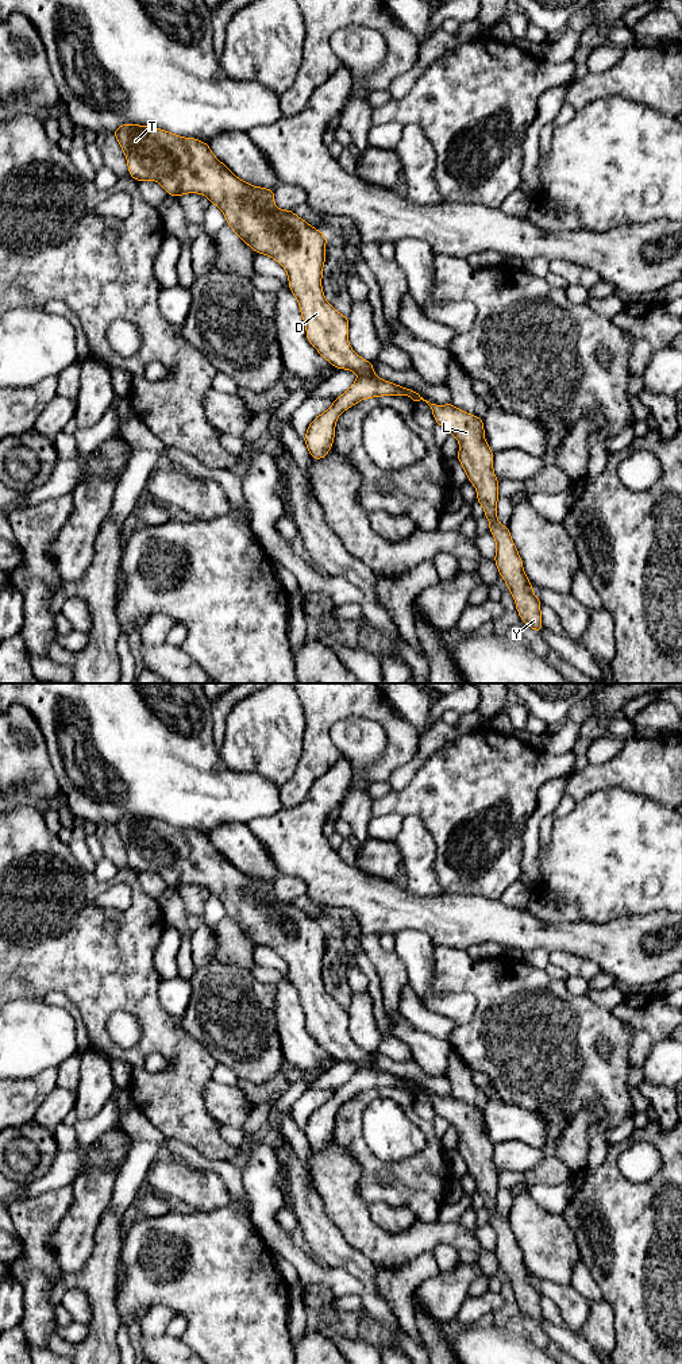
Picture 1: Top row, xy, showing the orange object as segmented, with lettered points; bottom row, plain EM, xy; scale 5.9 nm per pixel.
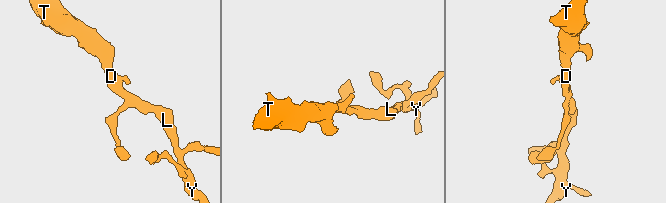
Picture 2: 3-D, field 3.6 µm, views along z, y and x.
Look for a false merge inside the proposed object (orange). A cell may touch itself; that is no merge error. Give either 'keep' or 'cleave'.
keep

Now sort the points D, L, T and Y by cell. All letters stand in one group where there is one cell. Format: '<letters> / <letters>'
D L T Y

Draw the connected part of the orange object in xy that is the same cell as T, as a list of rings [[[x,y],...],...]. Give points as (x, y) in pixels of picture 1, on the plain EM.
[[[122,816],[112,825],[126,845],[128,864],[132,870],[139,874],[143,871],[158,872],[167,886],[174,889],[185,885],[207,887],[212,897],[217,897],[223,902],[227,916],[247,937],[254,940],[257,945],[266,945],[276,951],[288,964],[289,980],[298,993],[309,1034],[332,1057],[355,1063],[359,1067],[347,1083],[335,1090],[330,1101],[309,1116],[304,1133],[312,1149],[323,1151],[328,1145],[334,1134],[338,1107],[361,1091],[378,1087],[408,1086],[415,1097],[423,1091],[431,1098],[436,1116],[446,1118],[459,1133],[458,1152],[463,1157],[469,1172],[475,1178],[477,1191],[483,1198],[485,1209],[490,1214],[489,1224],[497,1234],[494,1253],[515,1290],[519,1307],[525,1315],[540,1325],[543,1319],[540,1306],[542,1295],[532,1284],[532,1275],[523,1261],[523,1252],[510,1229],[509,1217],[504,1218],[497,1213],[496,1197],[500,1188],[498,1171],[493,1163],[494,1144],[488,1138],[486,1130],[483,1129],[483,1111],[455,1099],[451,1094],[448,1097],[431,1095],[412,1080],[378,1070],[374,1066],[373,1053],[365,1052],[354,1044],[347,1032],[350,1020],[347,1007],[340,1006],[327,994],[321,980],[327,928],[296,908],[293,902],[276,899],[274,882],[253,878],[239,871],[213,847],[209,837],[201,832],[182,829],[161,820],[136,816]]]

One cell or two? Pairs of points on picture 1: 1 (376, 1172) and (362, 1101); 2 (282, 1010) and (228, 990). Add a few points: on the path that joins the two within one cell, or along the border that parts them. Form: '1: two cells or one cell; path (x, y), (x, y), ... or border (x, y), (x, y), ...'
1: one cell; path (363, 1155), (354, 1143), (354, 1118)
2: two cells; border (273, 985), (274, 1021), (280, 1037)

